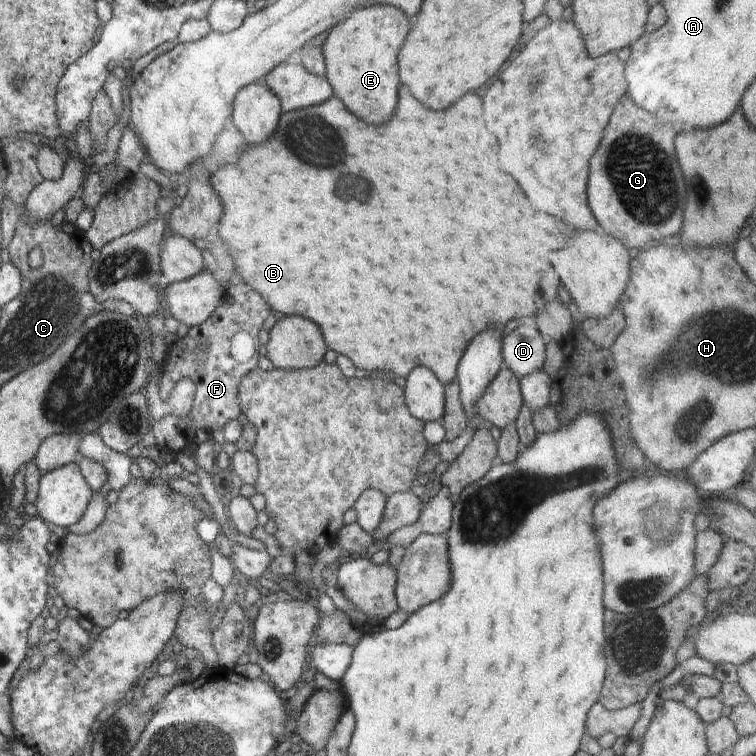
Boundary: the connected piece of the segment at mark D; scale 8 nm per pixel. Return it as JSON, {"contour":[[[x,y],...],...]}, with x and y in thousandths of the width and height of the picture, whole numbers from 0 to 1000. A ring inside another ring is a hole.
{"contour":[[[704,427],[681,434],[663,450],[665,481],[687,503],[718,487],[722,451]]]}

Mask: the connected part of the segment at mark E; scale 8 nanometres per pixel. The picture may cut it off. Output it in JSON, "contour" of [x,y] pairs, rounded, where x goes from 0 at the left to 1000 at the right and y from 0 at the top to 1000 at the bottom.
{"contour":[[[489,5],[484,9],[476,9],[466,16],[455,29],[443,33],[437,40],[429,53],[425,63],[430,78],[430,102],[434,104],[442,127],[447,128],[458,143],[474,153],[476,159],[487,164],[508,164],[526,135],[526,69],[532,63],[532,53],[537,50],[542,32],[548,32],[548,24],[540,24],[532,13],[516,5]]]}

